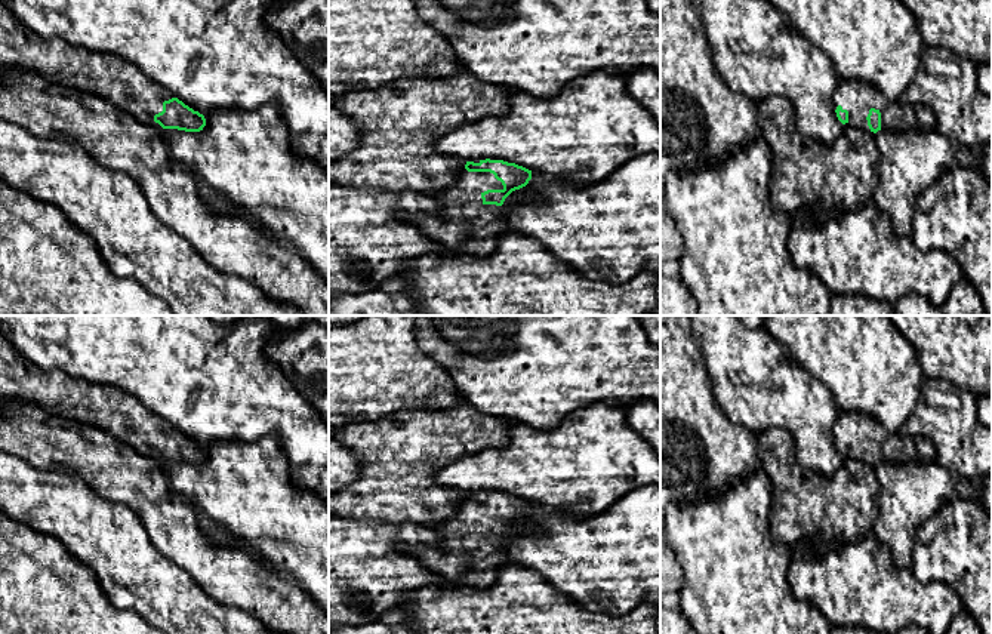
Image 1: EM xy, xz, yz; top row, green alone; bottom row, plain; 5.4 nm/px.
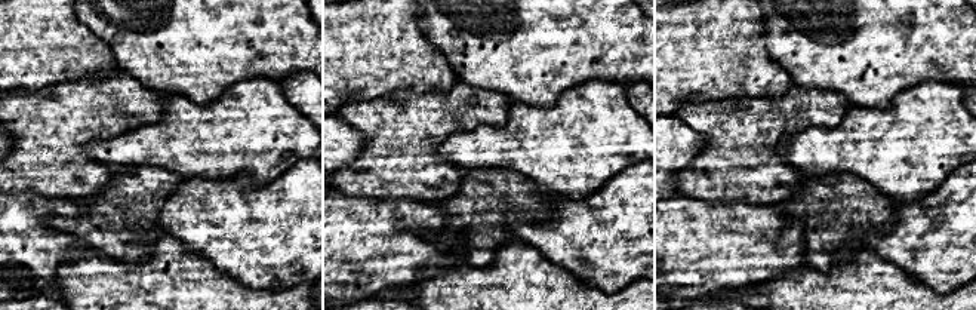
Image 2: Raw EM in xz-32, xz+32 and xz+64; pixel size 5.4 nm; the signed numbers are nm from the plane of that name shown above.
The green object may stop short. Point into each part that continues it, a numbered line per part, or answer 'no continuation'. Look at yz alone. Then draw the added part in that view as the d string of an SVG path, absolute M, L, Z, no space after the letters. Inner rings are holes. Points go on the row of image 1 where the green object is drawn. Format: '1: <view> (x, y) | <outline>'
1: yz (856, 97) | M839 80L834 90L834 110L841 105L848 111L848 121L844 127L856 127L874 133L868 126L871 108L881 113L881 129L894 123L897 104L891 102L875 86L862 80ZM874 133L875 135L875 133Z

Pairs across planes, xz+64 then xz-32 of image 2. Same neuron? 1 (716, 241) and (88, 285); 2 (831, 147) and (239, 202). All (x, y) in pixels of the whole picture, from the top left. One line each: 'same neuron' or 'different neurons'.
1: different neurons
2: different neurons

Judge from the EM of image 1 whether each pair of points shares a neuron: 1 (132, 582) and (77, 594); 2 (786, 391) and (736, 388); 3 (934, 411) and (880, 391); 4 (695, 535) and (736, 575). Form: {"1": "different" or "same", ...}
{"1": "different", "2": "same", "3": "different", "4": "same"}

